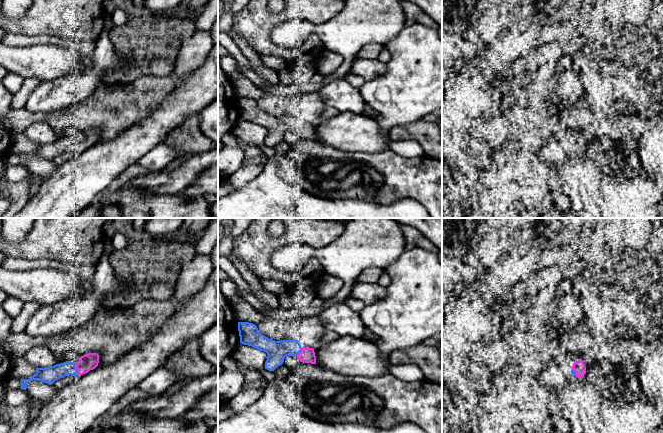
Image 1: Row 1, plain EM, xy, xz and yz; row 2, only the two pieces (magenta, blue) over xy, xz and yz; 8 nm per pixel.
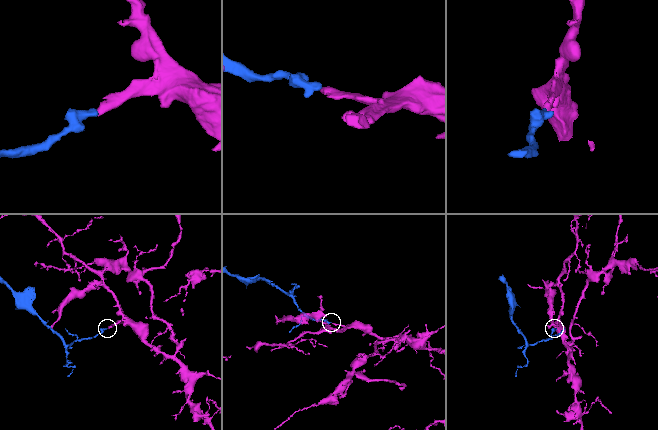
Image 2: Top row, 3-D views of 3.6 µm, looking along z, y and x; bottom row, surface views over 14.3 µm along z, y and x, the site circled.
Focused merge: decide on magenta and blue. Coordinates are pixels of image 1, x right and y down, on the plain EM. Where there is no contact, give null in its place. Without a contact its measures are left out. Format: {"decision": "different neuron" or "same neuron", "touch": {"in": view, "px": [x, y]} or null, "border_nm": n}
{"decision": "same neuron", "touch": {"in": "xy", "px": [76, 144]}, "border_nm": 90}

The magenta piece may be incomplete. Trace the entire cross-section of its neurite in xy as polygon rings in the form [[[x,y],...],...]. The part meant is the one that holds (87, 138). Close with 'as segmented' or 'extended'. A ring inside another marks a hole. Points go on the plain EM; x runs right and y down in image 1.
[[[88,129],[81,132],[76,140],[66,137],[51,143],[37,144],[36,150],[30,155],[21,155],[20,164],[26,166],[27,159],[31,156],[39,156],[52,161],[56,156],[68,151],[77,153],[95,145],[98,139],[99,131],[97,129]]]; extended

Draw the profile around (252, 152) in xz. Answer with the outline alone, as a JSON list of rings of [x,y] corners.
[[[236,137],[236,141],[237,141],[237,144],[239,146],[242,146],[245,150],[245,153],[246,153],[245,160],[256,159],[256,158],[264,155],[263,152],[261,151],[260,147],[248,145],[247,143],[242,141],[238,137]]]

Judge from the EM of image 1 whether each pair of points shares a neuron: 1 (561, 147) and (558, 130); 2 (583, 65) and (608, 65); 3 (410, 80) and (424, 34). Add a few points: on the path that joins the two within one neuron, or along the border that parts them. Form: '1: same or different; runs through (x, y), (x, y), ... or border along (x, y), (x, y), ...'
1: different; border along (570, 137), (564, 140), (545, 140), (543, 142)
2: different; border along (598, 64), (601, 72), (608, 78)
3: same; runs through (420, 69), (420, 45)

